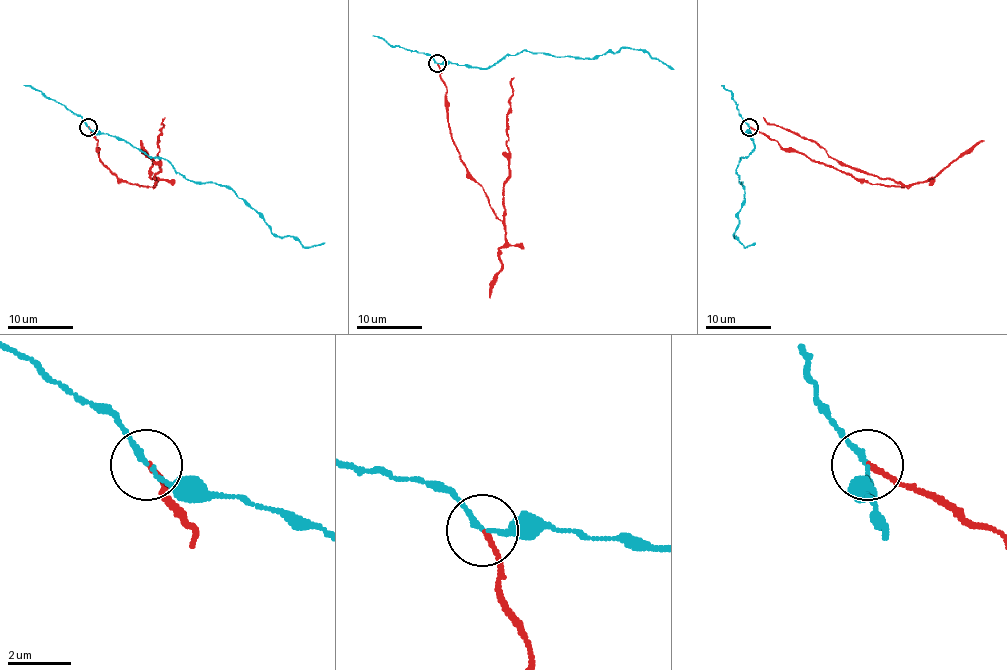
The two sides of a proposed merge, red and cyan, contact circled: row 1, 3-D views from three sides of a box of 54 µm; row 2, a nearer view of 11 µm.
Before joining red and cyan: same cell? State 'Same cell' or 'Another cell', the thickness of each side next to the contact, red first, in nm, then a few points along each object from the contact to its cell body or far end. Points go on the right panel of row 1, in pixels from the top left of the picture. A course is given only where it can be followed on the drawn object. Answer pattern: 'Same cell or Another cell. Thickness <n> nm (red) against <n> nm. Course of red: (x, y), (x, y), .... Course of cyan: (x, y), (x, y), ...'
Another cell. Thickness 150 nm (red) against 140 nm. Course of red: (750, 127), (784, 148), (794, 148), (873, 185), (907, 186), (845, 167), (815, 142), (763, 117). Course of cyan: (750, 127), (755, 148), (738, 163), (745, 203), (733, 235), (745, 247), (755, 242)

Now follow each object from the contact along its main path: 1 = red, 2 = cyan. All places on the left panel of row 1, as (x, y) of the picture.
1: (87, 127), (97, 139), (99, 158), (113, 173), (133, 185), (153, 186), (159, 170), (158, 139), (164, 117)
2: (87, 127), (164, 158), (189, 180), (228, 186), (277, 235), (295, 237), (305, 247), (325, 242)

